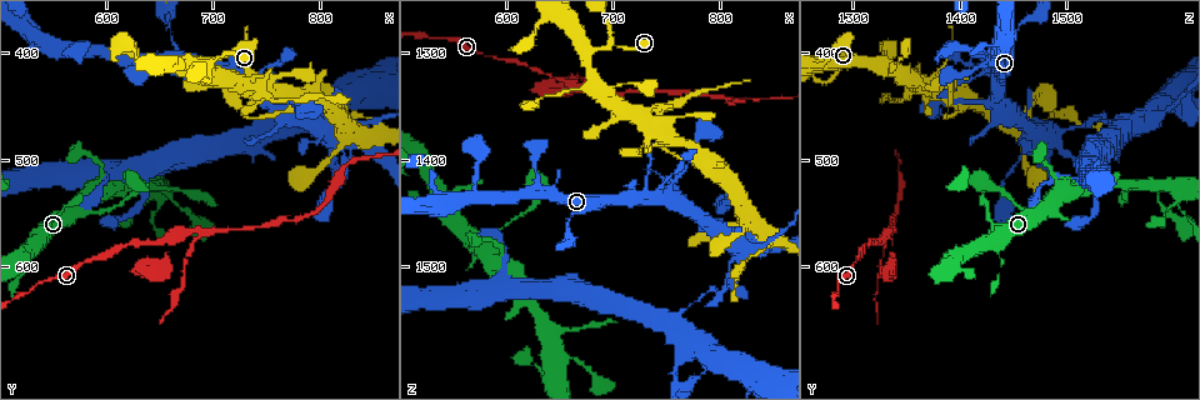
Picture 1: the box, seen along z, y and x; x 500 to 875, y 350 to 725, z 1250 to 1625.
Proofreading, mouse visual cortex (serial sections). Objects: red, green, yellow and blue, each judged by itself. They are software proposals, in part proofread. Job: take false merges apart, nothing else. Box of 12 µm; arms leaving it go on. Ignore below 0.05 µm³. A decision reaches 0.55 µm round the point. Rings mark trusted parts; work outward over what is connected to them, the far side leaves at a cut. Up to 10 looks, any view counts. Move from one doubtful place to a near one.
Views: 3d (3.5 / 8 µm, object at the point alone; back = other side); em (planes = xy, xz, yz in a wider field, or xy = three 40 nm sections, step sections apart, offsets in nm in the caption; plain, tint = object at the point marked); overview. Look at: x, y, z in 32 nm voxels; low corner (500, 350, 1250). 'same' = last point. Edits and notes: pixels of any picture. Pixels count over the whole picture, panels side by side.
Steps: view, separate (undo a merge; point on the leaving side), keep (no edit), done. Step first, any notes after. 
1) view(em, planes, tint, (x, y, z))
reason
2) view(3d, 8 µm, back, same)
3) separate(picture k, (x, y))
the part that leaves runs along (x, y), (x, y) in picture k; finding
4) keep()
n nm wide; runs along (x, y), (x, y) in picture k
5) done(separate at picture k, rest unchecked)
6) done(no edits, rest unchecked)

view(3d, 8 µm, (746, 442, 1436))
a fork

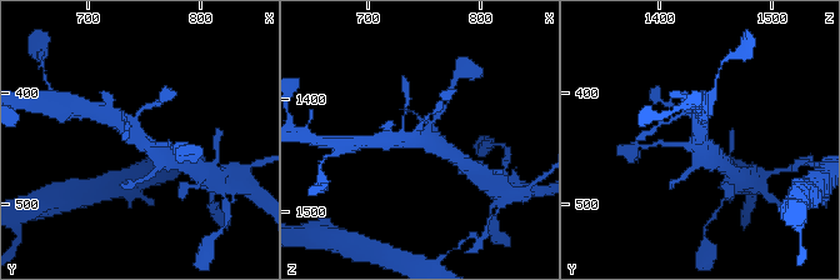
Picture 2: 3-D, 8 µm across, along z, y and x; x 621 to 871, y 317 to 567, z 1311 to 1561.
view(3d, 3.5 µm, (748, 440, 1438))

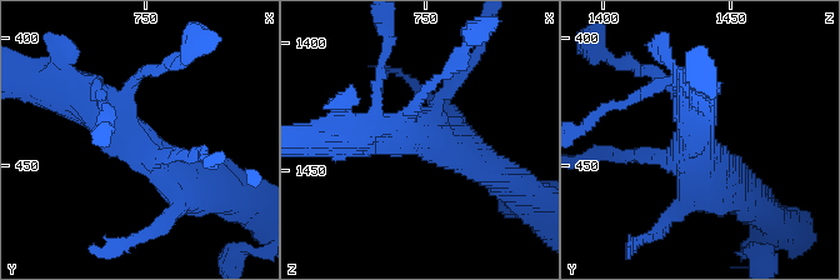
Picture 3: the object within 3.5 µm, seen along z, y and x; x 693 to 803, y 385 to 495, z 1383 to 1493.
view(em, xy, step 5, tint, (748, 442, 1436))
4 arms; arms of 150, 200, 450, 500 nm; now the EM

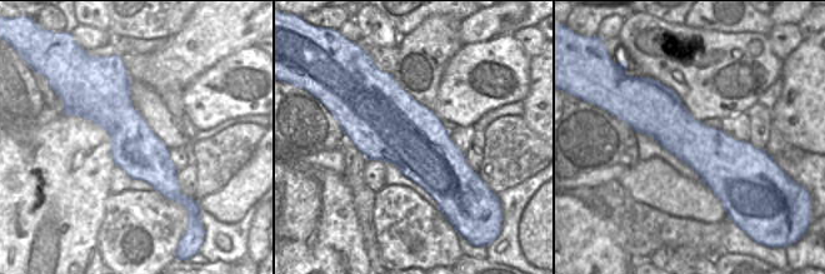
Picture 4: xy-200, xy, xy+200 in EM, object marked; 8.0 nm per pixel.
keep()
runs along (75, 91), (179, 184), (201, 188) in picture 3; continuous, no second cell

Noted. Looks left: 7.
view(3d, 8 µm, (676, 408, 1300))
three arms meet

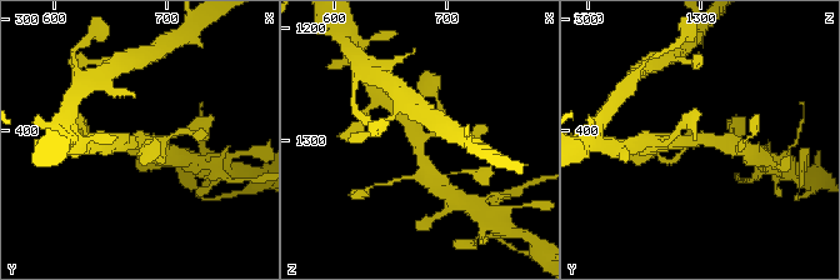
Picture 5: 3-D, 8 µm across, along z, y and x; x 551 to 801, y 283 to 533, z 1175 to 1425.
view(3d, 3.5 µm, (678, 408, 1298))
zoom in

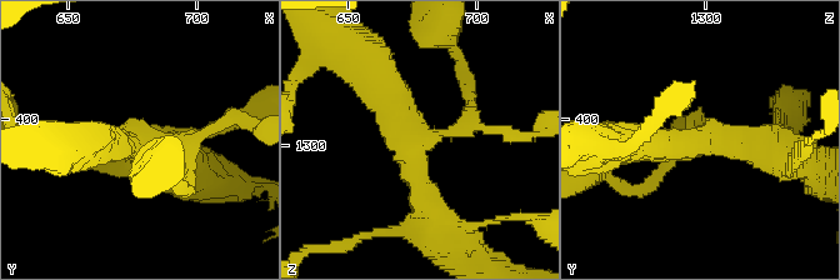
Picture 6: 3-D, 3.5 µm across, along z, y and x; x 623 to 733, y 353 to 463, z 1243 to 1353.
view(em, planes, tint, (676, 408, 1300))
shape alone is not enough

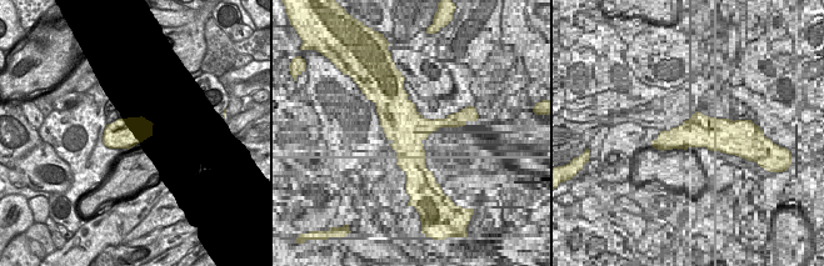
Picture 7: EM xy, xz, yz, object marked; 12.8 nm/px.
keep()
arms of 200, 400, 400 nm; runs along (488, 130), (411, 146), (430, 216) in picture 6; continuous, no second cell

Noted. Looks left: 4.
view(3d, 8 µm, (684, 432, 1370))
thin neck

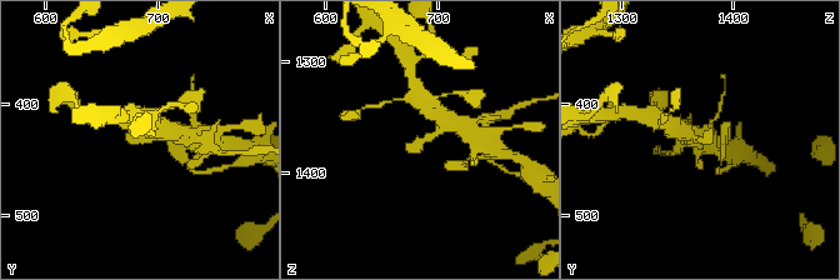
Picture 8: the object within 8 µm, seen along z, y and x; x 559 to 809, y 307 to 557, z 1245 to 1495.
view(em, xy, step 3, tint, (688, 432, 1374))
now the EM

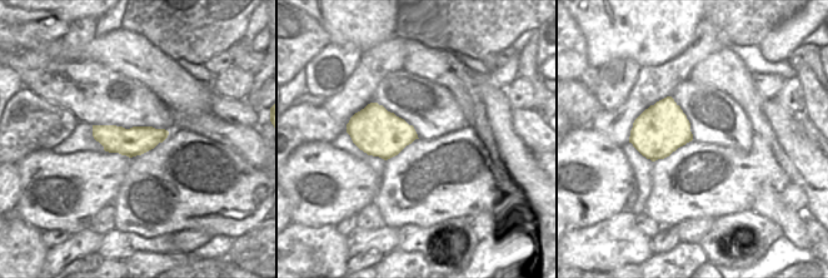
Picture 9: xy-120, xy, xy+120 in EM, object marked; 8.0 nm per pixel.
keep()
runs along (444, 120), (414, 151) in picture 8; all the same cell

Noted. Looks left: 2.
view(3d, 3.5 µm, (816, 486, 1468))
abrupt turn

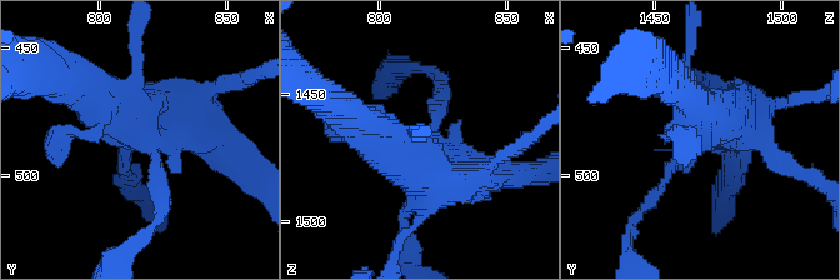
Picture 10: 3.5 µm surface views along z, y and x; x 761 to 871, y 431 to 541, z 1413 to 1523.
view(em, planes, tint, (818, 484, 1471))

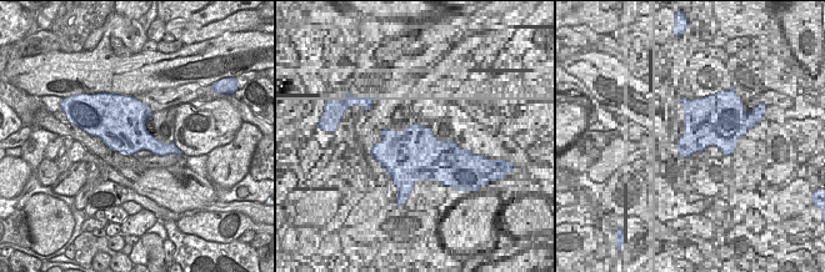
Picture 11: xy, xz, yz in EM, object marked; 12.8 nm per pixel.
keep()
continuous, no second cell

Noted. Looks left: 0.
done(no edits, rest unchecked)

